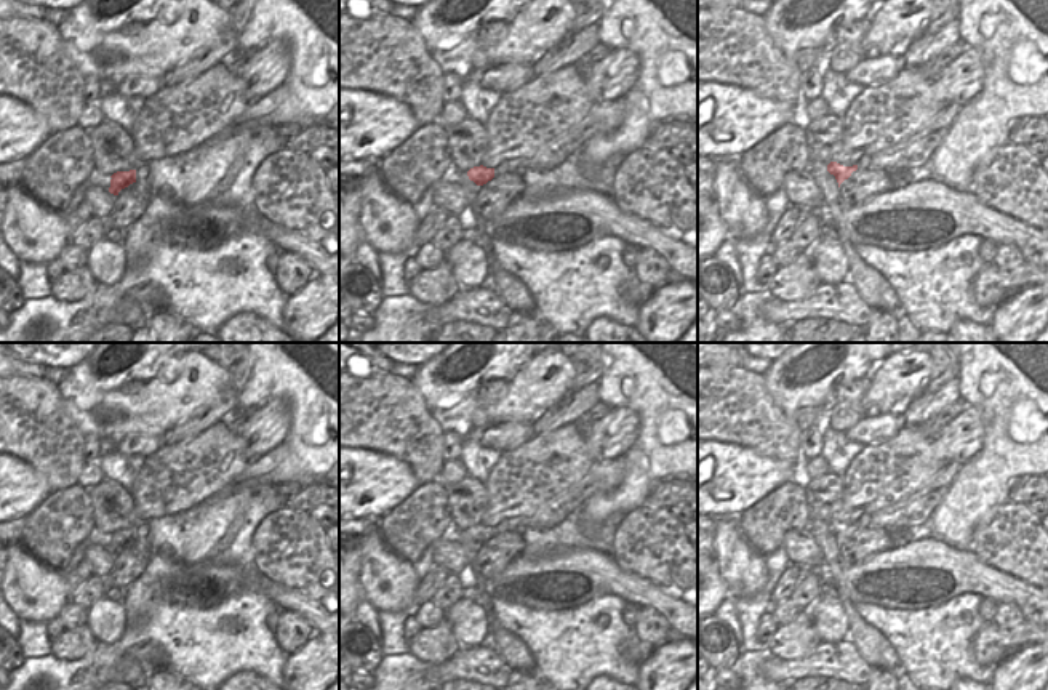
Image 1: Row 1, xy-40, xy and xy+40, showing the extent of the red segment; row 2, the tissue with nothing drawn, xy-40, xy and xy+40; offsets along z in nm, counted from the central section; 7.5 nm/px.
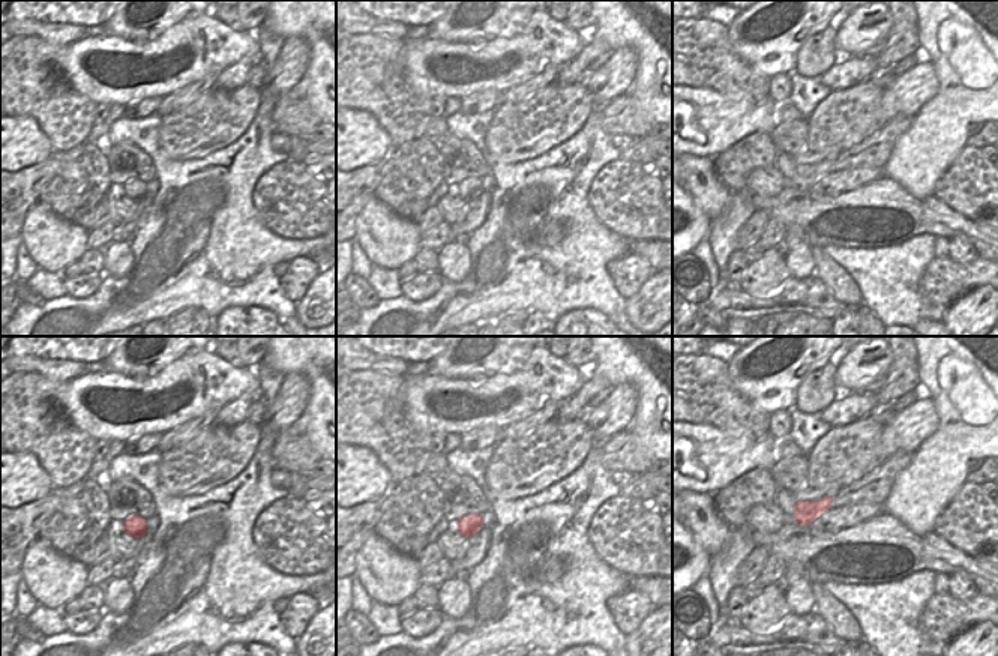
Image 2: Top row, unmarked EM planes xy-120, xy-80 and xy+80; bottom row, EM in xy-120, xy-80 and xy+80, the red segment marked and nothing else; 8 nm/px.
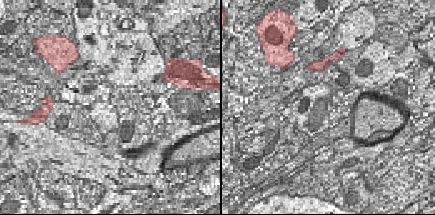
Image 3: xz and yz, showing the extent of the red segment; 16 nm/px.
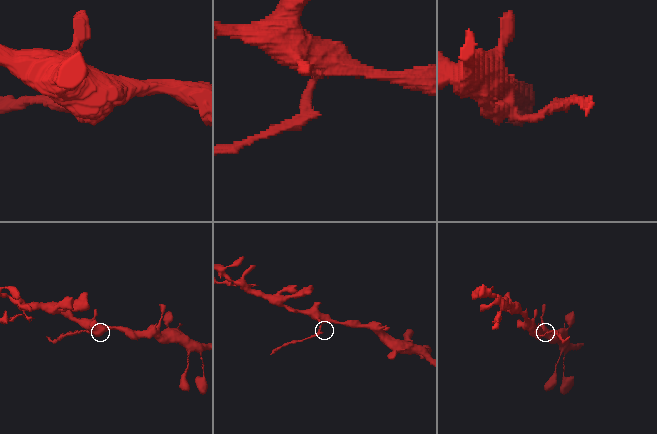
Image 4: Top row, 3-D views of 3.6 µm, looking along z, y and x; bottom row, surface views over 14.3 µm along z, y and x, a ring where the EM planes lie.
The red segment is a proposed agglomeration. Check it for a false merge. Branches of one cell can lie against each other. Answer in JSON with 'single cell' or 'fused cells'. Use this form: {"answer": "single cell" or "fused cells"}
{"answer": "fused cells"}

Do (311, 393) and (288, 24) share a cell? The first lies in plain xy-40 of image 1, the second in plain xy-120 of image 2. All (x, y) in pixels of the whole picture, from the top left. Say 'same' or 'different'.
same

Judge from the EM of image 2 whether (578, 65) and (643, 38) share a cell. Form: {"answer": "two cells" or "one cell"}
{"answer": "one cell"}

